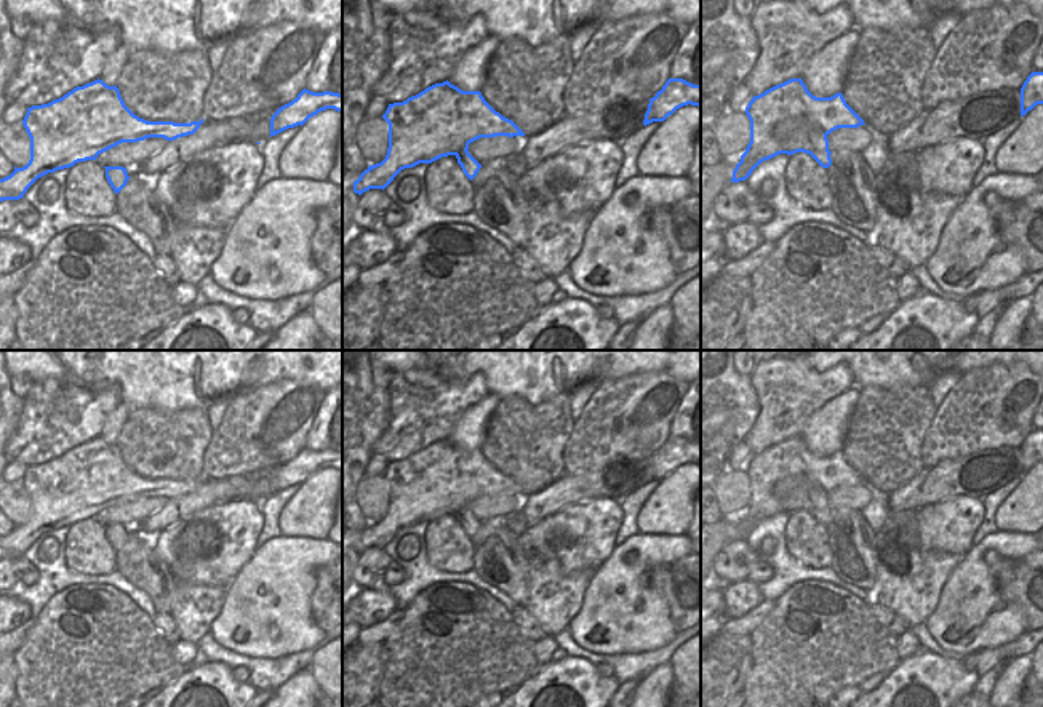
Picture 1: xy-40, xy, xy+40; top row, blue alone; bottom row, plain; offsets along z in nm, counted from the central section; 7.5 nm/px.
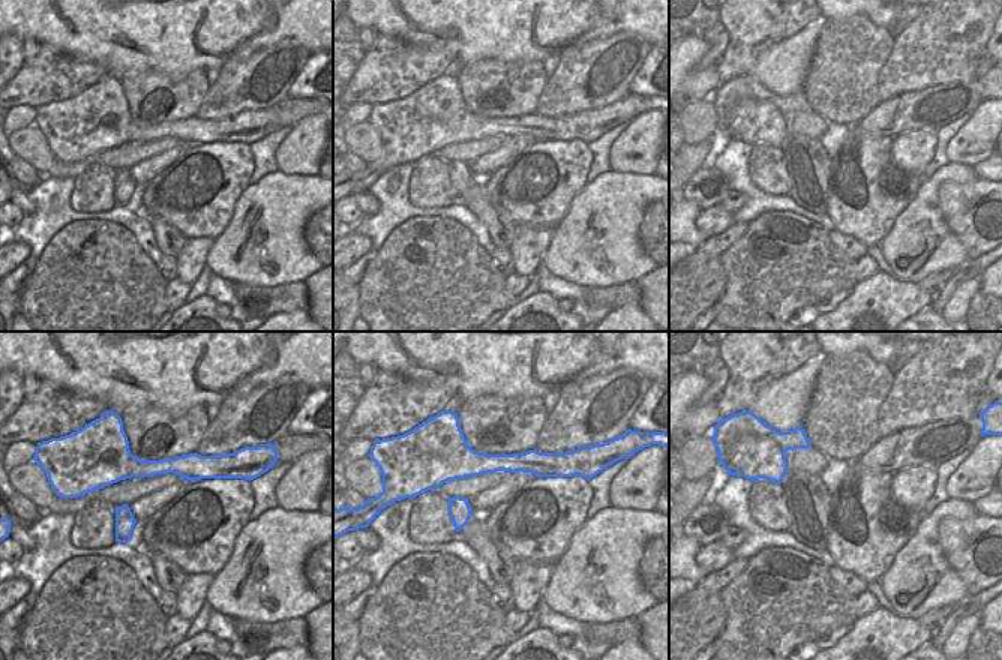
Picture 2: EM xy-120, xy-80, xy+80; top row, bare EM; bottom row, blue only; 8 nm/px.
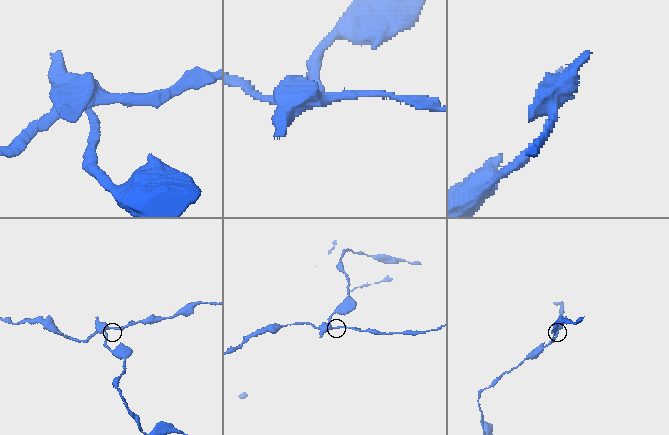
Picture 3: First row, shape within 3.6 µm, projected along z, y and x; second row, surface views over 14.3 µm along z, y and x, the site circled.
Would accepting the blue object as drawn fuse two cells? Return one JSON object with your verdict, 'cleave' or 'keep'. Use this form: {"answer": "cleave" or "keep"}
{"answer": "cleave"}

